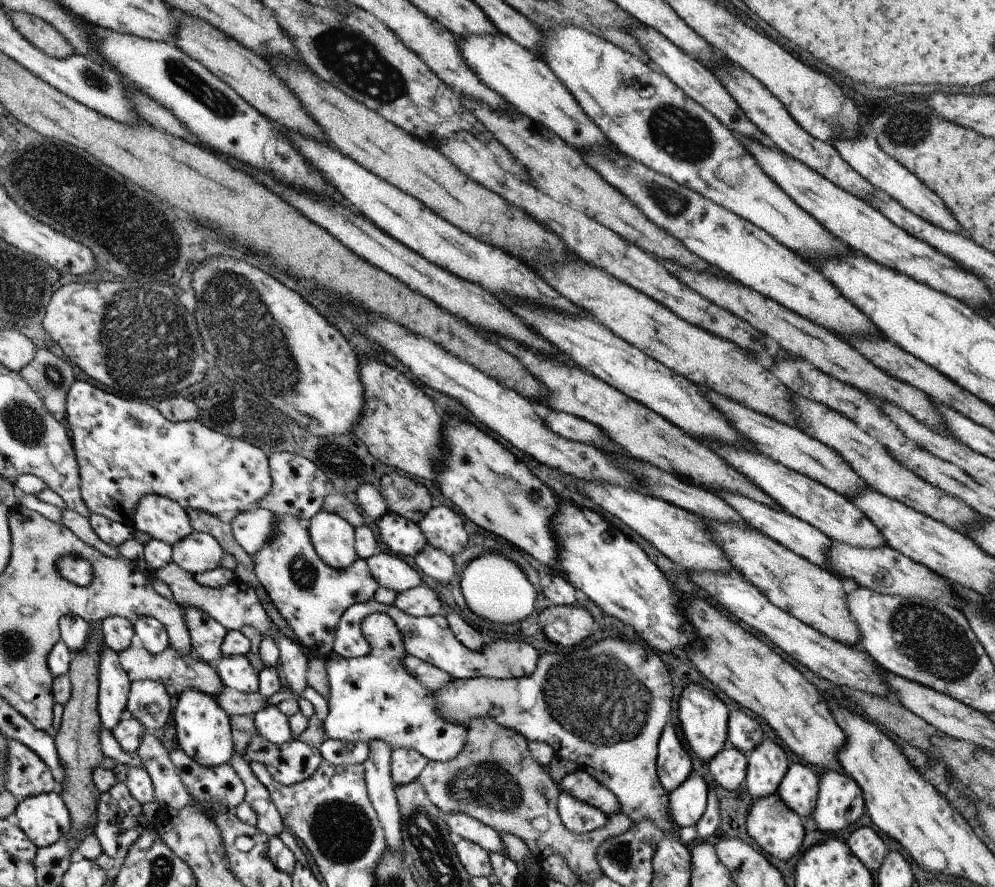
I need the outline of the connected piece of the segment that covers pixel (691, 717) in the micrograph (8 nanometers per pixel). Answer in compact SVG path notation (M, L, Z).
M690 684L680 698L678 706L678 718L682 734L690 746L690 750L702 760L708 763L728 743L728 719L729 710L726 704L708 688L702 688L698 684Z

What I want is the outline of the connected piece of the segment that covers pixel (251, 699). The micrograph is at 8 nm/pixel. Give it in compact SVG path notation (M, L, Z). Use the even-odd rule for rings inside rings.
M228 687L215 696L217 703L221 705L229 715L252 716L259 710L267 707L268 696L262 692L244 693Z

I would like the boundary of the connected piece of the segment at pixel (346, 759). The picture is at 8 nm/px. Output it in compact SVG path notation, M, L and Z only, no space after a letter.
M322 739L319 749L323 760L334 764L334 766L363 764L370 756L368 742Z

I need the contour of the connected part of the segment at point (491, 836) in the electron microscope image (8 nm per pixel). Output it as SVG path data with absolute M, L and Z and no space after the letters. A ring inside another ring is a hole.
M452 812L447 816L447 825L452 834L458 834L464 840L470 840L474 844L481 846L486 852L492 854L504 854L504 842L500 838L499 832L492 827L482 824L480 820L464 814L464 812Z

